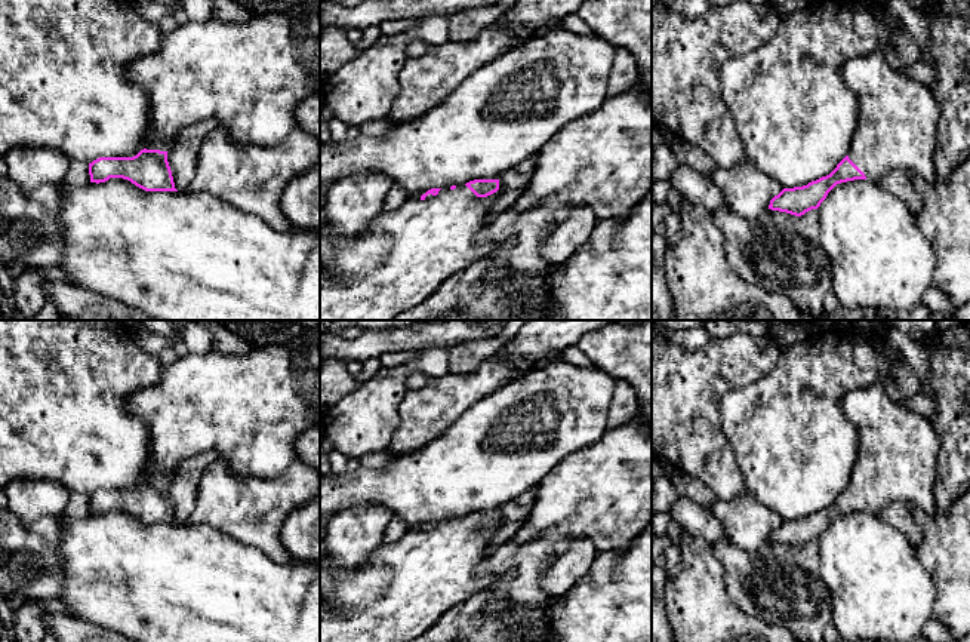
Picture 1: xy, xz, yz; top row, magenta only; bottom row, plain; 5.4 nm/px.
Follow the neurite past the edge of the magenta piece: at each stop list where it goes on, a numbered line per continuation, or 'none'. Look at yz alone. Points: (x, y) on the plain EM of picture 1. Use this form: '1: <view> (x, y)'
1: yz (898, 452)

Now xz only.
1: xz (433, 571)

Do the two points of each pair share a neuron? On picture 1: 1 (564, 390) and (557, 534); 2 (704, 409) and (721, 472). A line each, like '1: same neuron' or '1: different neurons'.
1: different neurons
2: same neuron

